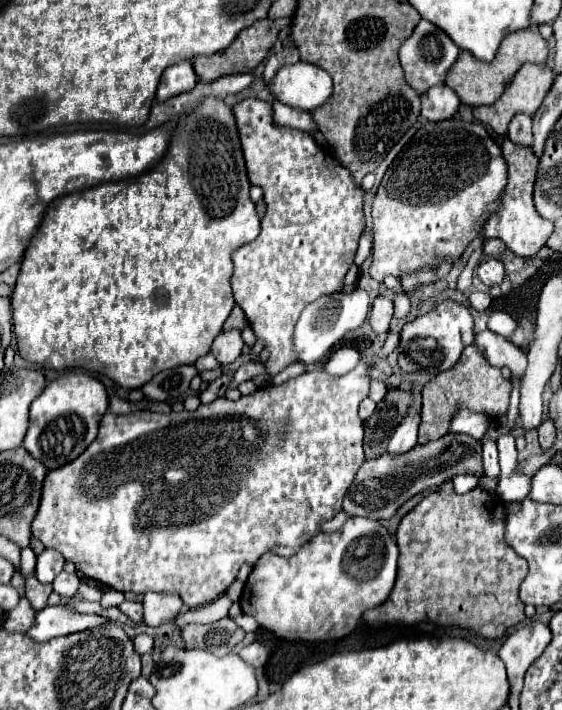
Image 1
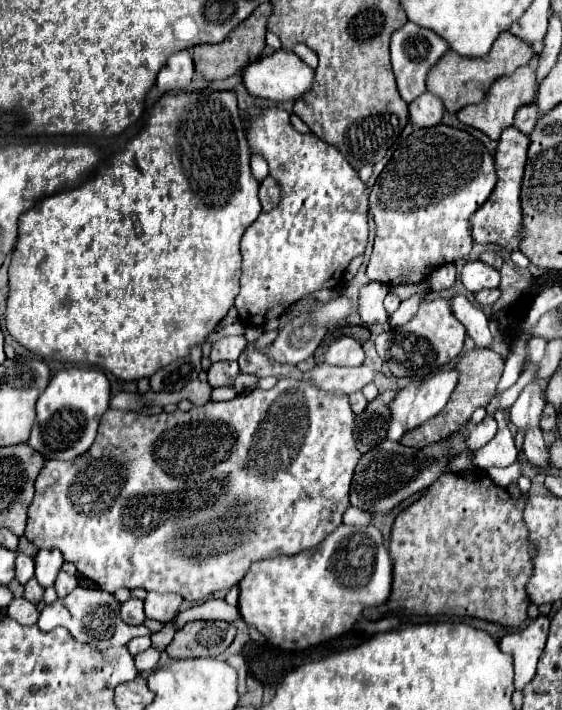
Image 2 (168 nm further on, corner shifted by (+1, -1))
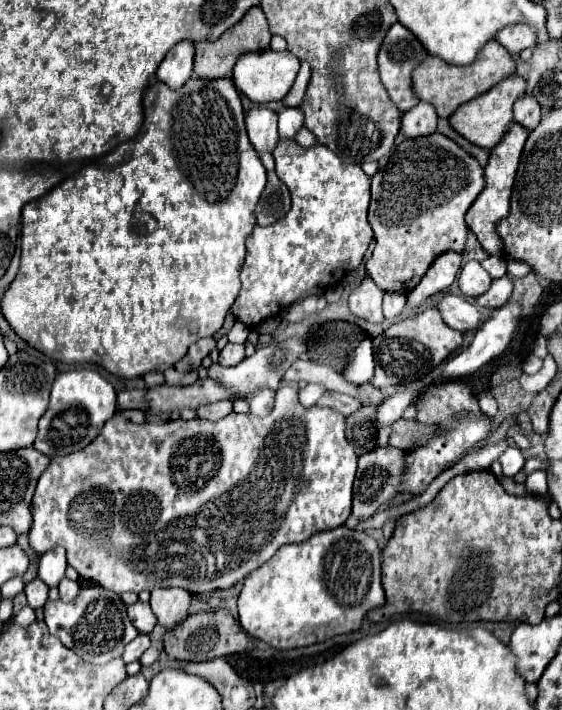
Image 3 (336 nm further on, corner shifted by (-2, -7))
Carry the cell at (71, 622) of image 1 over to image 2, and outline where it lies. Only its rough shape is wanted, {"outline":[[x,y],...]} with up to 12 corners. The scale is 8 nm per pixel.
{"outline":[[76,587],[46,605],[38,627],[64,627],[76,641],[108,649],[154,635],[120,619],[102,589]]}

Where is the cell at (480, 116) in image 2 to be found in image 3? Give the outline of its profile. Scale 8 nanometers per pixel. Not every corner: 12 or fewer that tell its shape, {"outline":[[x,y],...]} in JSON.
{"outline":[[511,75],[463,103],[449,125],[493,149],[513,123],[525,79]]}

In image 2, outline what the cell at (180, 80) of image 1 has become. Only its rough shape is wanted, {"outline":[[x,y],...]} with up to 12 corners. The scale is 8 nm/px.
{"outline":[[188,51],[170,55],[160,69],[156,89],[186,89],[194,75]]}

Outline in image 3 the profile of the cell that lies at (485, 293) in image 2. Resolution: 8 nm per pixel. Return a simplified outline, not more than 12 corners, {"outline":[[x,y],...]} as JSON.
{"outline":[[509,273],[493,279],[477,297],[477,305],[497,309],[509,301],[513,281]]}

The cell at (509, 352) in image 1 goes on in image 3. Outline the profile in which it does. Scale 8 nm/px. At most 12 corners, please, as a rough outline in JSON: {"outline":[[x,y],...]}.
{"outline":[[457,295],[437,305],[443,321],[469,331],[481,325],[475,305]]}

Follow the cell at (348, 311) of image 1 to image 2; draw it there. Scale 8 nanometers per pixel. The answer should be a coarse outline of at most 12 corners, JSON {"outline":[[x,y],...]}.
{"outline":[[340,295],[296,315],[268,349],[276,363],[314,355],[326,325],[346,319],[354,303]]}

